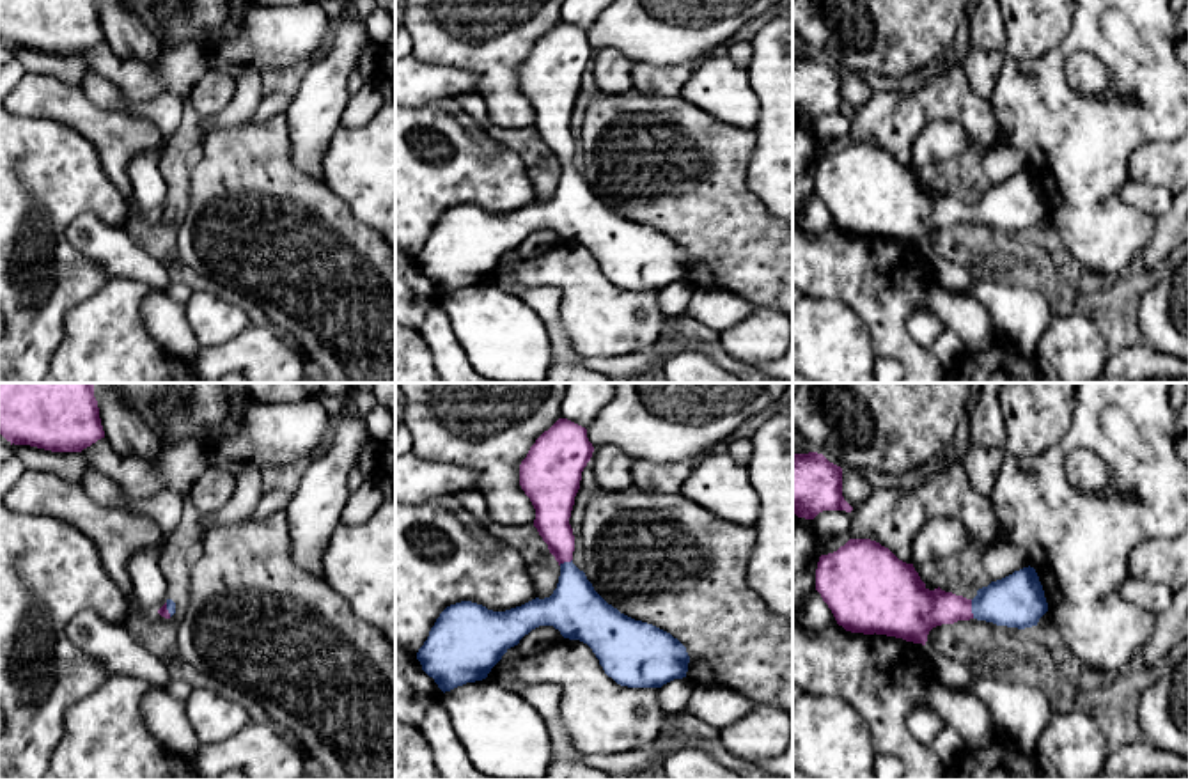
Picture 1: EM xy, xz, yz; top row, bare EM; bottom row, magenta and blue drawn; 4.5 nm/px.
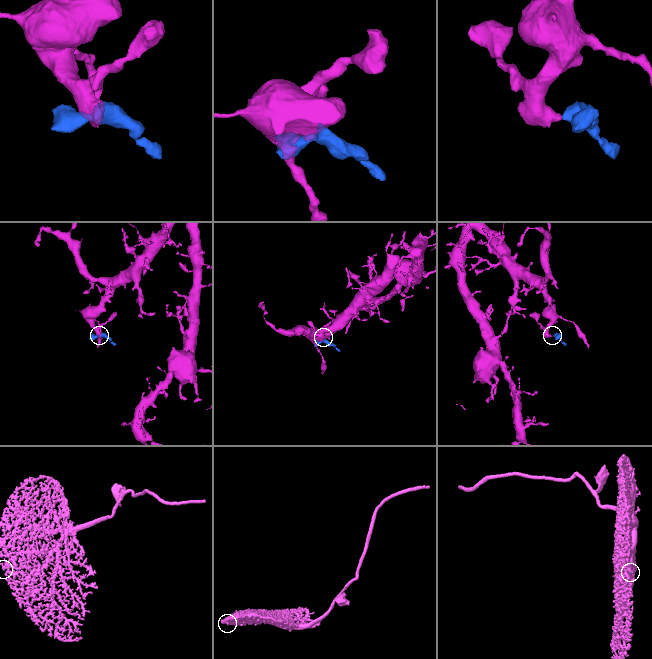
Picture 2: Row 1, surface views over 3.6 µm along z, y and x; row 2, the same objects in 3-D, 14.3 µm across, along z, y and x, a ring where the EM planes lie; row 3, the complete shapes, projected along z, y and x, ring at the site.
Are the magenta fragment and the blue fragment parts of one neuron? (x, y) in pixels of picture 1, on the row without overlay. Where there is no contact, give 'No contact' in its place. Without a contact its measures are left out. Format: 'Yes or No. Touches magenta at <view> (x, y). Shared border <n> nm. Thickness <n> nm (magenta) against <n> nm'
Yes. Touches magenta at yz (970, 211). Shared border 90 nm. Thickness 220 nm (magenta) against 240 nm

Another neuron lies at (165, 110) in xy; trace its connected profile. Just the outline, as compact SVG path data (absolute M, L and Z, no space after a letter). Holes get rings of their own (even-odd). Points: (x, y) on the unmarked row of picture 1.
M172 89L160 92L149 101L133 103L135 113L154 122L167 140L179 129L184 106L186 99Z

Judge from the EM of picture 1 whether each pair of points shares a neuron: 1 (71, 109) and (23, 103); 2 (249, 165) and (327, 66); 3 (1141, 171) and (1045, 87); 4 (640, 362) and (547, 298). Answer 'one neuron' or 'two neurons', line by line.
1: one neuron
2: two neurons
3: two neurons
4: one neuron

